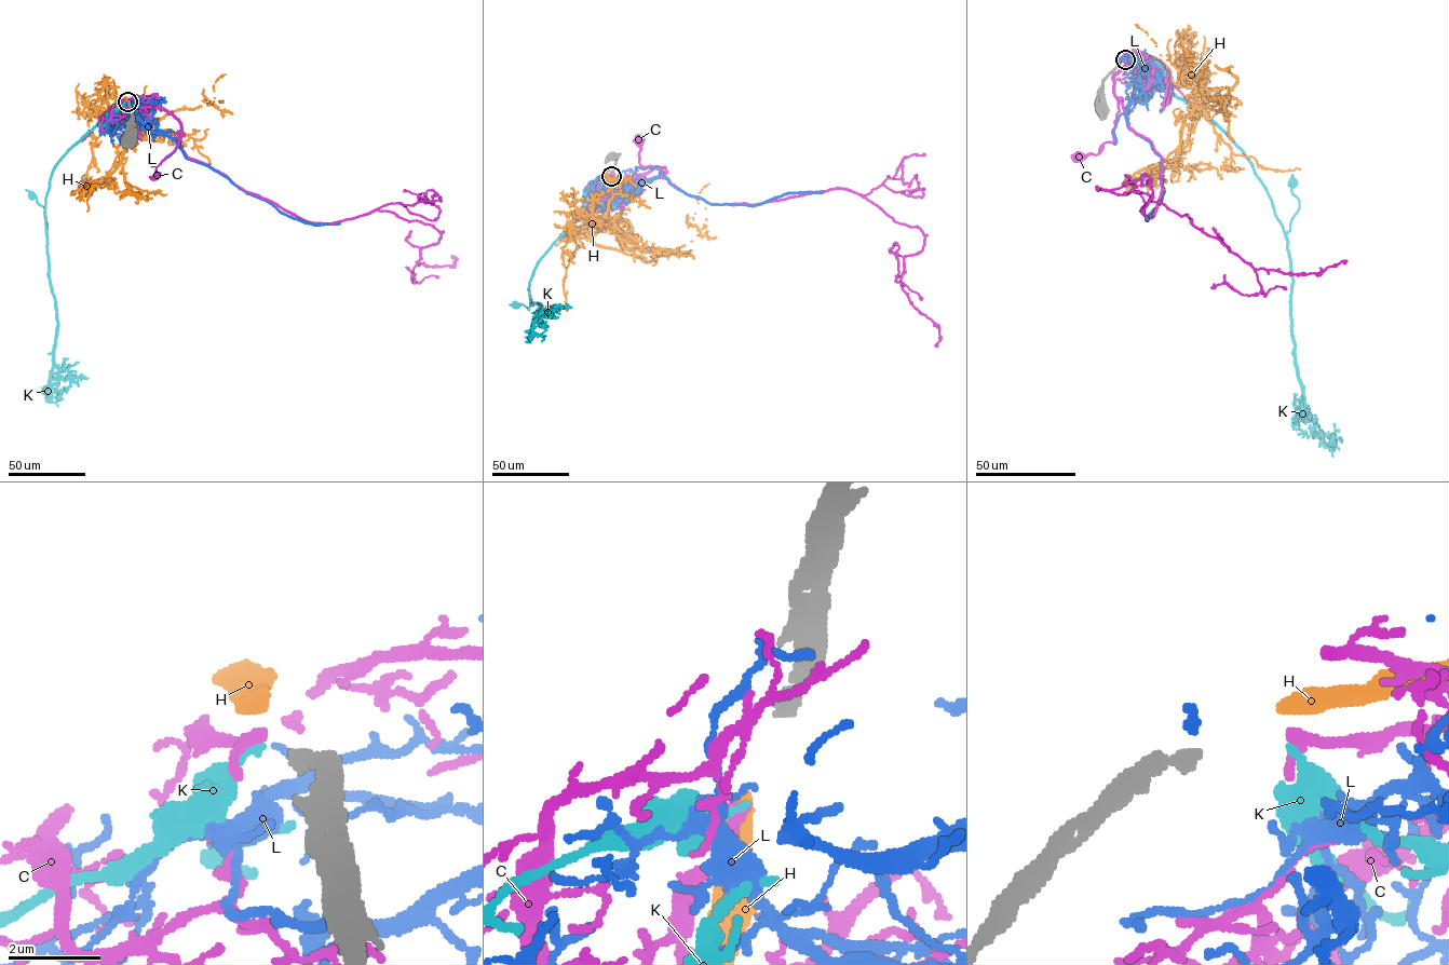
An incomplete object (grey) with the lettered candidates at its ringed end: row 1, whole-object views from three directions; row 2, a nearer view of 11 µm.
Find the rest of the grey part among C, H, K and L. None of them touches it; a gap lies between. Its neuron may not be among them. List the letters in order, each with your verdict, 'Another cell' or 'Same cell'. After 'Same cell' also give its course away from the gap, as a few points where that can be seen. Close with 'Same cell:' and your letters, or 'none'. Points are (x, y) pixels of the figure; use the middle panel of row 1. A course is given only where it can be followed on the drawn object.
C: Another cell
H: Same cell. Its course: (610, 178), (613, 233), (625, 254), (647, 262), (700, 234), (692, 217), (709, 184)
K: Another cell
L: Another cell
Same cell: H

